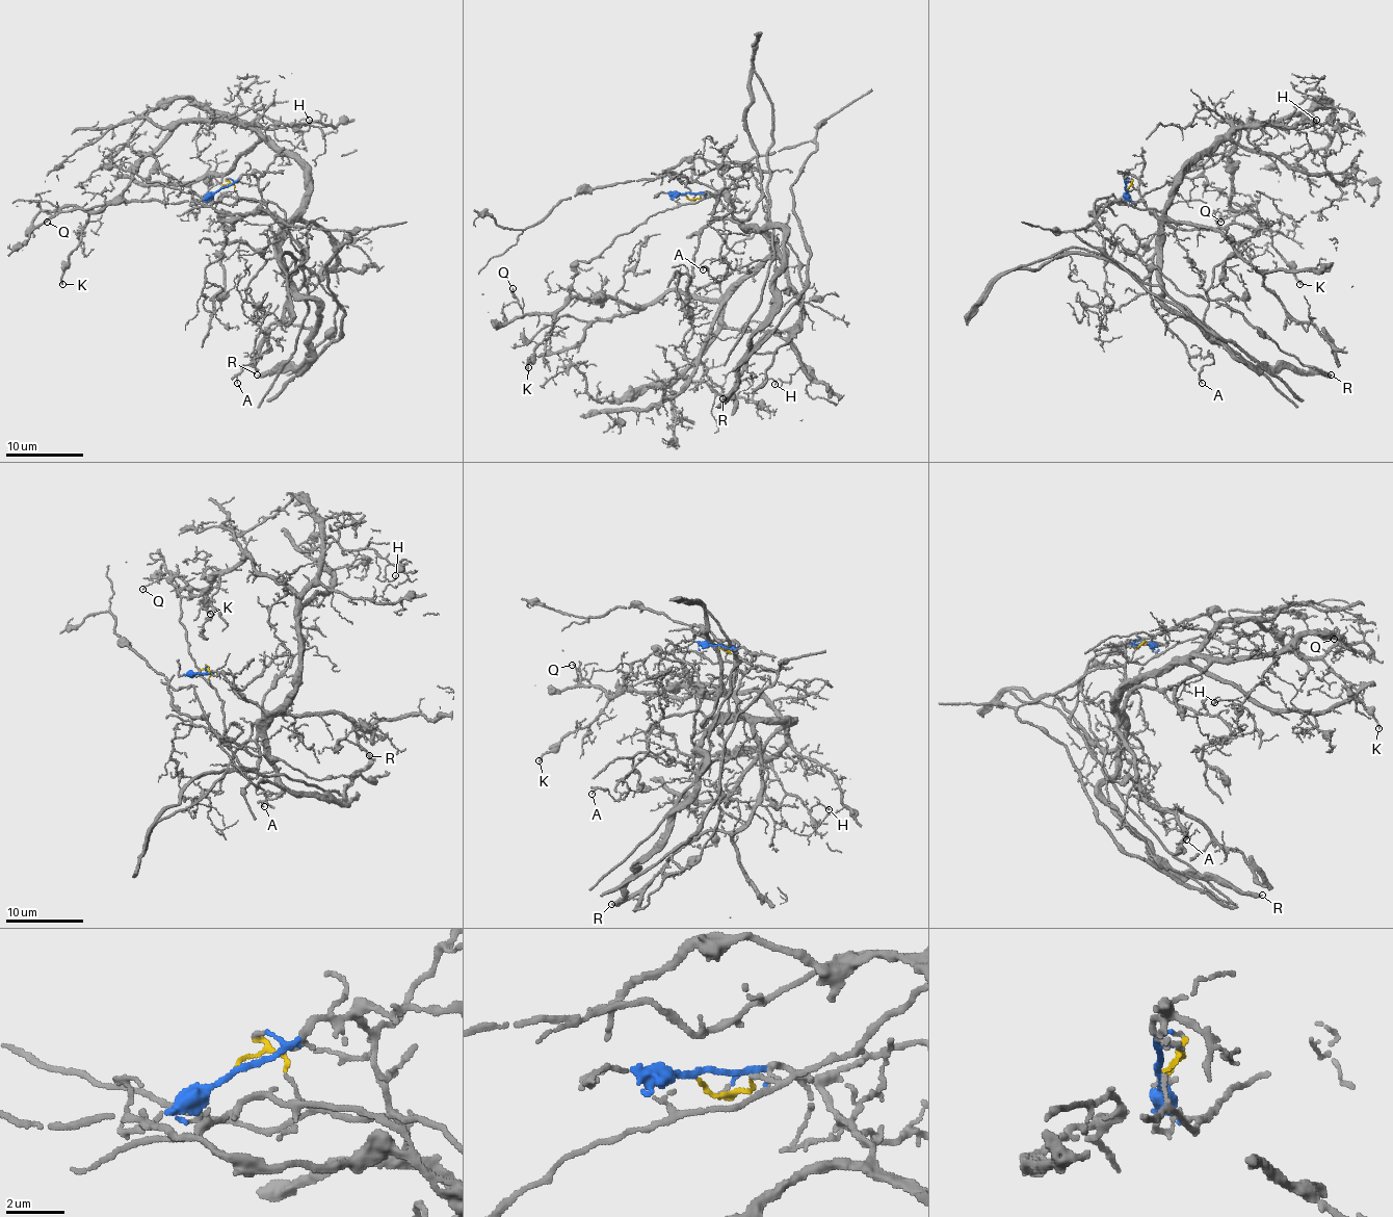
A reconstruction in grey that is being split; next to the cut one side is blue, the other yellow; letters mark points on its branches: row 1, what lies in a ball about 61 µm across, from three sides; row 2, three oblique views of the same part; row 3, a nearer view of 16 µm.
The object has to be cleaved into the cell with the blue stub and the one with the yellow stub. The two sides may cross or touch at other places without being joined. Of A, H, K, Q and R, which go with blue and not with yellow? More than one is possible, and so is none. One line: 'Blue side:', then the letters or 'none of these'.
Blue side: A, H, K, Q, R

